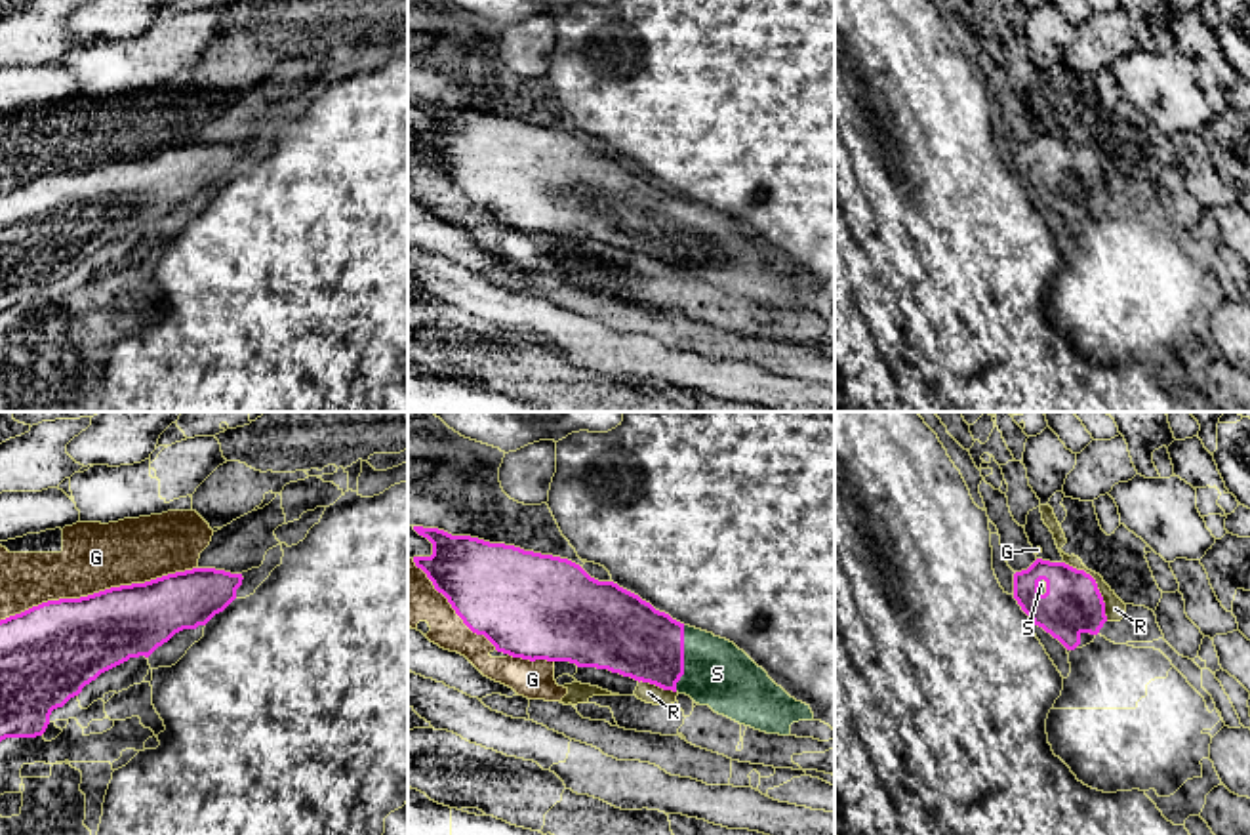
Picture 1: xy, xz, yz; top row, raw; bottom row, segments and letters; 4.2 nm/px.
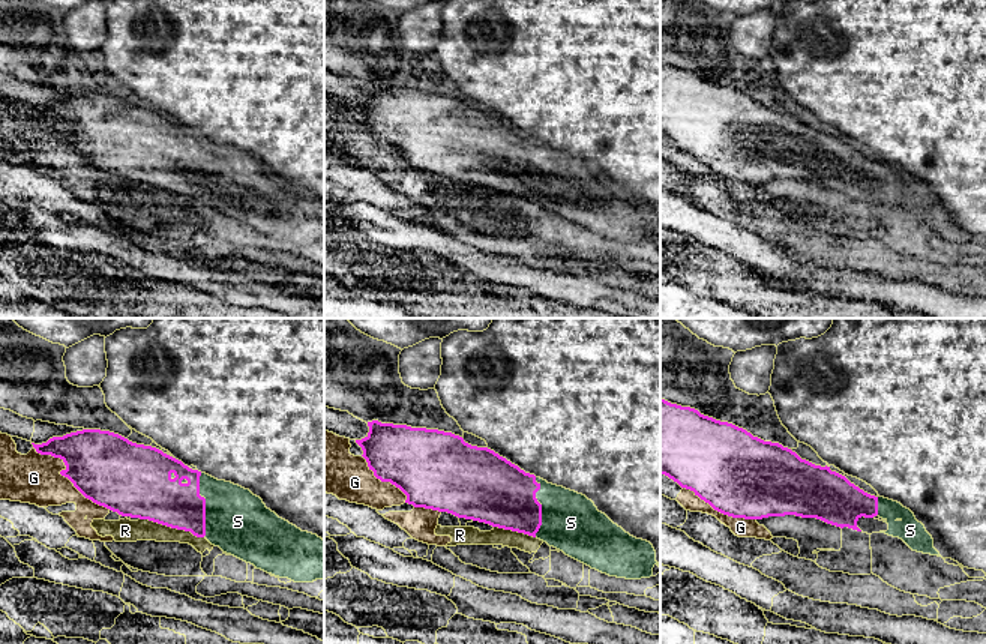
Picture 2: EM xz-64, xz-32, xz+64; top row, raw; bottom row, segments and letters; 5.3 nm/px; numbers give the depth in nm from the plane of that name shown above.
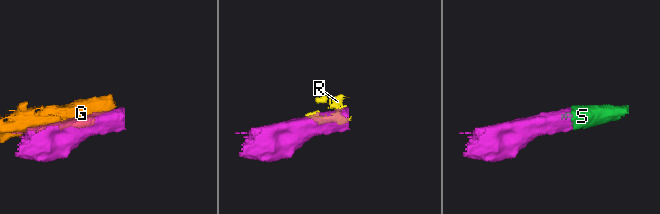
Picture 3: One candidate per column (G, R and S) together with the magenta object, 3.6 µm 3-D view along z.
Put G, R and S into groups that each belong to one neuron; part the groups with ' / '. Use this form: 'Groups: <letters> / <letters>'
Groups: G R / S

